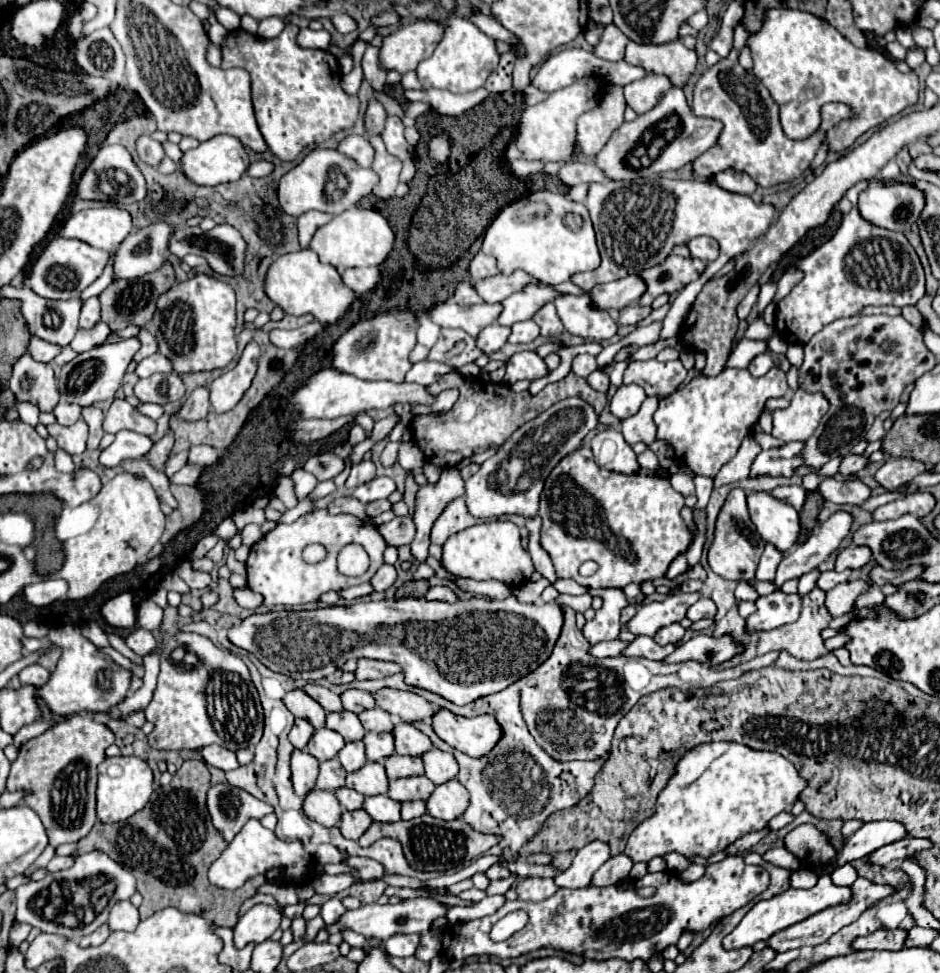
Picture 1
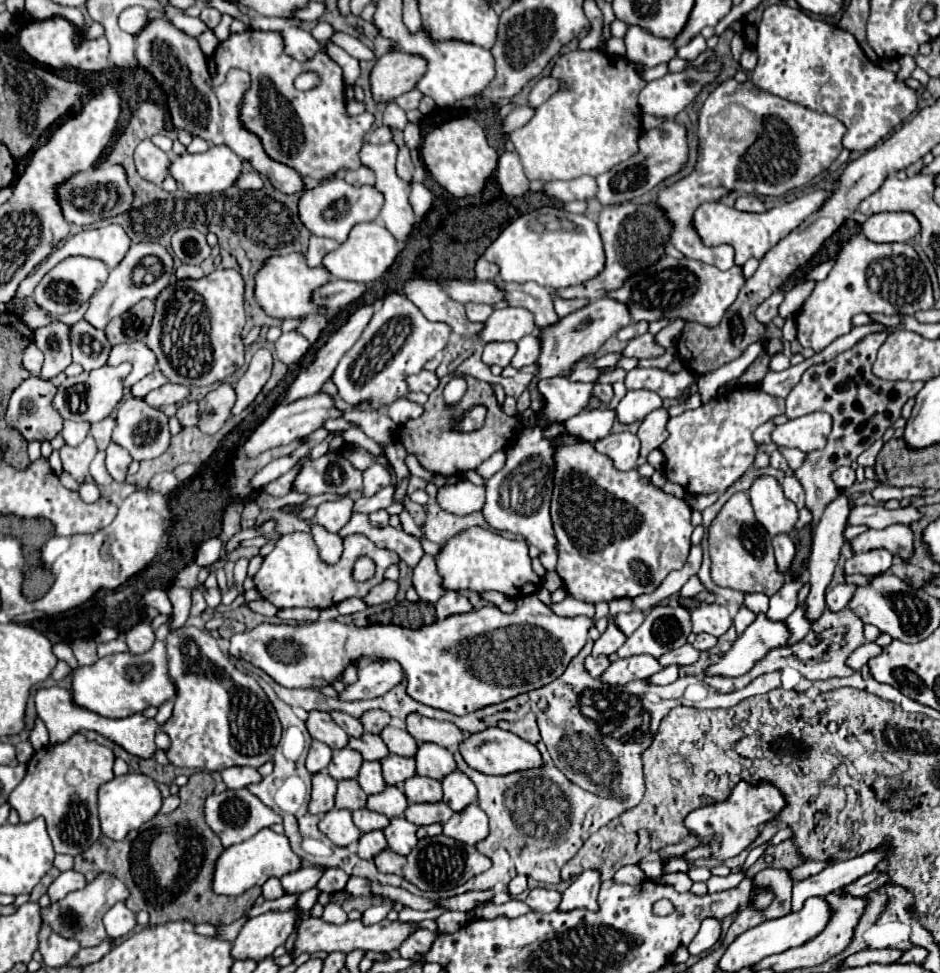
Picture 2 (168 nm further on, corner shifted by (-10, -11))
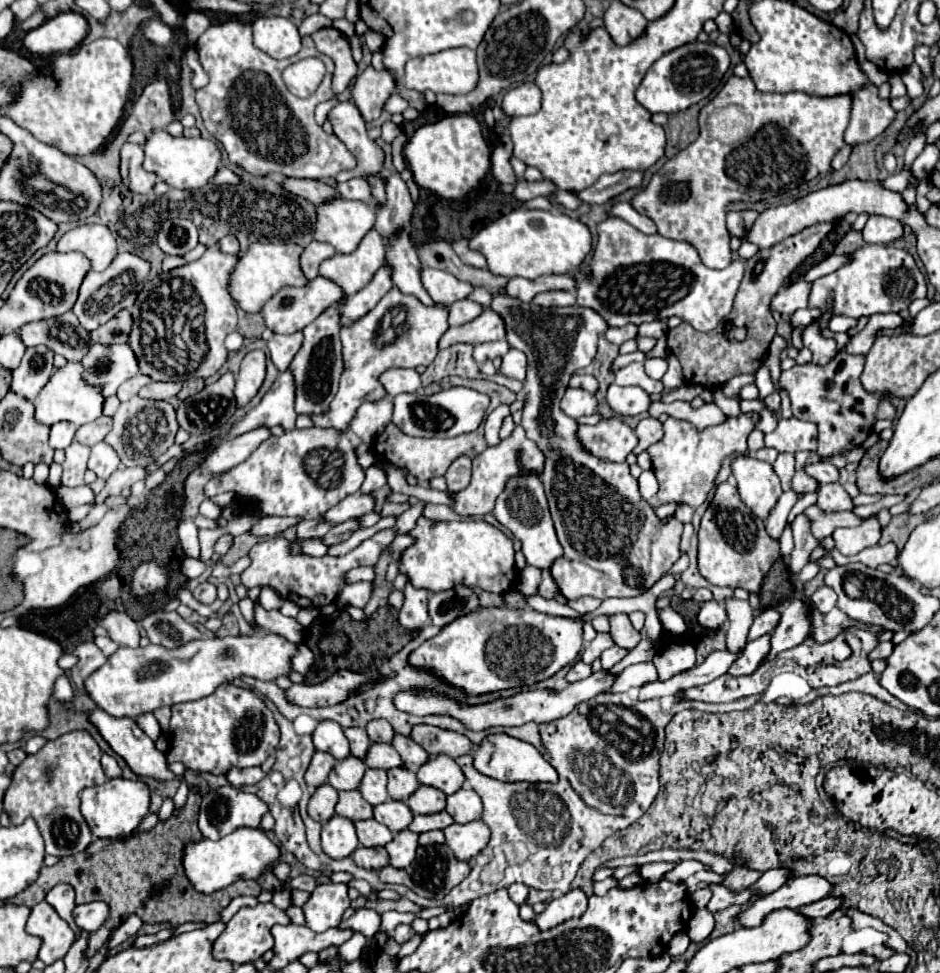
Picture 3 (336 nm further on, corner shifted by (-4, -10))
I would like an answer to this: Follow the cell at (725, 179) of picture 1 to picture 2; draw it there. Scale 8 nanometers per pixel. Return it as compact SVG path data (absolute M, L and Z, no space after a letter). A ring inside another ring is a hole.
M739 196L735 200L735 208L743 210L743 212L763 212L765 206L757 196Z

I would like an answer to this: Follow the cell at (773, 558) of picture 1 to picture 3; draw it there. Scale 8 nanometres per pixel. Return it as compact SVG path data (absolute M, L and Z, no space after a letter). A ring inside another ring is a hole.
M793 489L783 491L781 497L777 499L773 511L771 511L769 517L765 519L765 529L767 529L767 533L769 533L773 539L779 539L779 537L781 537L781 533L783 533L783 529L785 529L785 523L787 523L787 515L789 515L791 507L795 505L795 501L797 501L797 493L795 493Z

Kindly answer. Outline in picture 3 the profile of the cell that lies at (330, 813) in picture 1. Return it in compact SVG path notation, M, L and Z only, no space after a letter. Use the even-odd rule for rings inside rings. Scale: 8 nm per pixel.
M335 815L331 821L323 825L321 839L323 839L323 851L331 859L345 859L359 847L353 821L341 819L339 815Z

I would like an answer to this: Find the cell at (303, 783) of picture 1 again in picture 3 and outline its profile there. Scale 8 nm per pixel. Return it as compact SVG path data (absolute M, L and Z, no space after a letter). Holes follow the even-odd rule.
M321 785L321 787L313 793L313 797L311 797L309 805L307 805L307 811L309 811L309 815L311 815L317 823L323 825L323 823L327 823L327 821L335 815L337 799L339 799L339 793L333 791L333 787Z

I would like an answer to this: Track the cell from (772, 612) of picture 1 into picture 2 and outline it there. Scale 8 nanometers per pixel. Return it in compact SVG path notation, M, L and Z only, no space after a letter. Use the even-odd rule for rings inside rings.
M757 614L755 624L751 624L731 646L731 650L705 674L719 676L743 676L751 666L761 660L769 650L785 646L791 632L781 620L767 620L765 614Z

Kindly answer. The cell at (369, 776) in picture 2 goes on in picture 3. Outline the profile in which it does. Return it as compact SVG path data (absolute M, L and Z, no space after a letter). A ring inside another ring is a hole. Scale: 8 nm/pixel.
M367 769L365 771L365 777L361 781L361 795L363 799L369 803L369 805L377 805L377 803L385 803L389 801L389 793L387 793L387 773L385 771L373 771L373 769Z

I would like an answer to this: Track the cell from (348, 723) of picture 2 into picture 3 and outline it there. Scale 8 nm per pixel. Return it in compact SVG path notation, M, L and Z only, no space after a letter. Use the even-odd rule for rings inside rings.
M351 727L351 729L345 729L345 735L351 743L351 755L357 759L365 759L365 751L369 751L369 745L371 745L365 729Z

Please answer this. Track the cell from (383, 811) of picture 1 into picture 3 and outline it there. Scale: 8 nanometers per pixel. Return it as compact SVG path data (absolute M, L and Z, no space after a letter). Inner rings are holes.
M409 829L397 833L393 837L393 841L385 845L389 859L391 859L389 865L393 865L397 869L409 867L409 863L413 863L413 859L415 859L415 851L417 851L417 845L419 845L417 839L419 839L419 835L409 831Z

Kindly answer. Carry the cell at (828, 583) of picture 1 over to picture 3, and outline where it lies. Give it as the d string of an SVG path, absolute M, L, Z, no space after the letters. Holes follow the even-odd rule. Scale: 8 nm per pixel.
M823 585L823 587L819 587L819 589L811 595L811 601L815 603L815 607L817 607L821 613L827 613L827 611L831 611L831 609L835 607L837 595L835 595L835 591L833 591L831 587Z

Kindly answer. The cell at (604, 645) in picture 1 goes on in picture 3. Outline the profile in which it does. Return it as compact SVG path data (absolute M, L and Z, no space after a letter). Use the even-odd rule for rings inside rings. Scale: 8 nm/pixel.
M577 661L571 669L569 669L569 673L567 673L567 681L569 683L573 683L573 681L579 681L579 679L585 679L585 677L589 677L591 675L591 667L589 665L585 665L583 661Z

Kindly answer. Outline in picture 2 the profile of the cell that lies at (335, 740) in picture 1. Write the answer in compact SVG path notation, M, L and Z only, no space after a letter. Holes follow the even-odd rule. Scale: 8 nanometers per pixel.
M351 748L333 750L333 758L331 758L331 764L327 766L327 772L335 780L355 778L357 772L359 772L361 762L363 762L363 758L359 756L359 752L351 750Z

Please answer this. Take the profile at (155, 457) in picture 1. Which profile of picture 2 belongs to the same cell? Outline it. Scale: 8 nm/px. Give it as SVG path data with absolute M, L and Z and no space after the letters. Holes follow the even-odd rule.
M197 402L183 404L183 406L177 410L177 418L179 418L179 424L181 424L183 428L197 426L197 422L199 422L199 414L197 414Z

